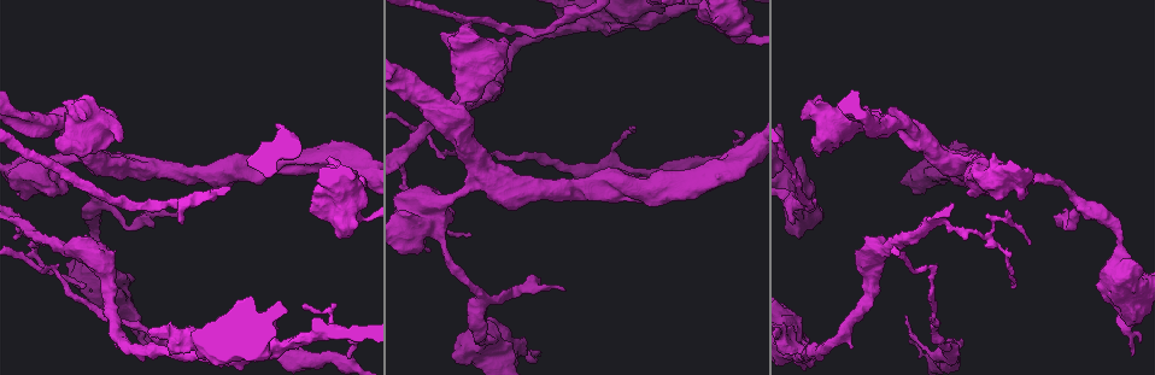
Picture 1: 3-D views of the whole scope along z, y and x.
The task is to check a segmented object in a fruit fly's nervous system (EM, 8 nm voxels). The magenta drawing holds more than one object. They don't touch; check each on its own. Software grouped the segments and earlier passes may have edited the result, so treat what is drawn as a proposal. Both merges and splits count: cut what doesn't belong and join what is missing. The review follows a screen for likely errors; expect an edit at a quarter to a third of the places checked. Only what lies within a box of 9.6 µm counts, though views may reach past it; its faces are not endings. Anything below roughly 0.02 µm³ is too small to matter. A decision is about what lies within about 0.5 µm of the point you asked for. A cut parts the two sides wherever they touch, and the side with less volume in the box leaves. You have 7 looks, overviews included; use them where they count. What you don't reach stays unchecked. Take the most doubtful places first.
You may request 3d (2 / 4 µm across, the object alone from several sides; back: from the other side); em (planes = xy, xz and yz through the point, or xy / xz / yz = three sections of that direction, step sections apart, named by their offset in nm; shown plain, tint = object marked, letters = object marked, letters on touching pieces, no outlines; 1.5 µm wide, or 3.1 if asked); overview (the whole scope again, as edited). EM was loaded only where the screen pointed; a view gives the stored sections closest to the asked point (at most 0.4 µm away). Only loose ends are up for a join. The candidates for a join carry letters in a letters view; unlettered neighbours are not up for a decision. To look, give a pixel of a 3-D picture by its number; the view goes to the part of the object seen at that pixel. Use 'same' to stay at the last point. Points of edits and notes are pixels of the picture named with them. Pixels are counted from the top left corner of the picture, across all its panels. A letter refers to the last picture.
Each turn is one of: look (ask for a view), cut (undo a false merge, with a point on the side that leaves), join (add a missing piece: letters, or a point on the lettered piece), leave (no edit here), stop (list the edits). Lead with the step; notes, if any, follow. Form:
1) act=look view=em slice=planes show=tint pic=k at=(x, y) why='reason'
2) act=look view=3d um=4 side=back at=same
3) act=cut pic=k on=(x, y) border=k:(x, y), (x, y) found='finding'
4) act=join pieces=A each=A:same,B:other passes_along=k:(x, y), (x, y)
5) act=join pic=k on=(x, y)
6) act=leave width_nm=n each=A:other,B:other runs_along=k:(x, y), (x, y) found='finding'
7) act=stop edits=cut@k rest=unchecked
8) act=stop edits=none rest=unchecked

act=look view=em slice=xz step=4 show=tint pic=1 at=(894, 114) why='sharp bend'

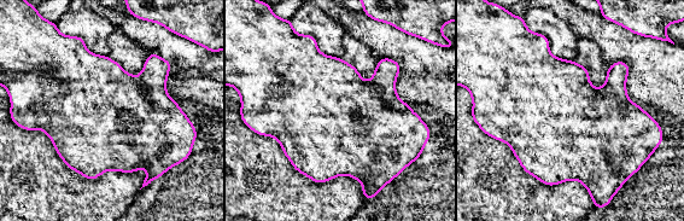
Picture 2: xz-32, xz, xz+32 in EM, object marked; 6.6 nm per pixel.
act=look view=em slice=planes show=letters at=same why='cut it another way'

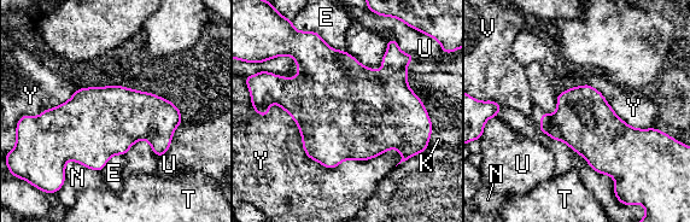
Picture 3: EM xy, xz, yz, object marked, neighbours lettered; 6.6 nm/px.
act=leave each=E:other,K:other,N:other,T:other,U:other,V:other,Y:other border=3:(268, 105), (328, 168), (382, 153) found='continuous, no second neuron'

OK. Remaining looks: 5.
act=look view=3d um=4 side=back pic=1 at=(1074, 195) why='three arms meet'

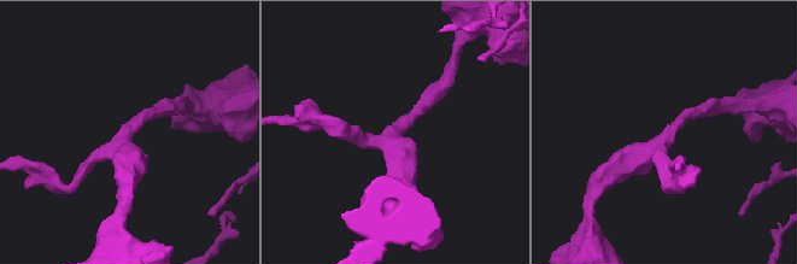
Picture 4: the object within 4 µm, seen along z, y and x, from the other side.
act=look view=em slice=xy step=4 show=tint pic=4 at=(664, 134) arms=3 arm_widths_nm=200,200,400 why='now the EM'

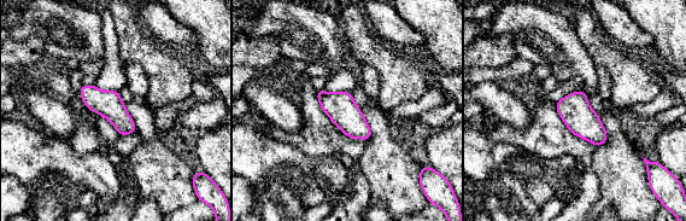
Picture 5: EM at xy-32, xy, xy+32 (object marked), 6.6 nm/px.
act=look view=em slice=planes show=letters at=same

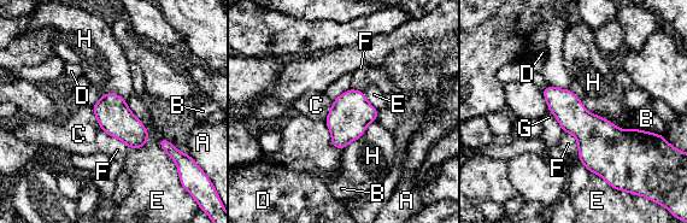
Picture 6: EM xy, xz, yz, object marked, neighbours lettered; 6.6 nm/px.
act=leave each=A:other,B:other,C:other,D:other,E:other,F:other,G:other,H:other found='all the same neuron'

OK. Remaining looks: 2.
act=look view=em slice=xz step=8 show=tint pic=1 at=(430, 251) why='branch stops here'

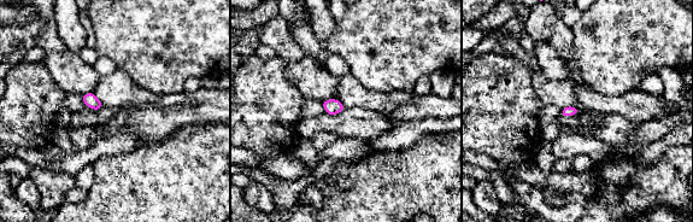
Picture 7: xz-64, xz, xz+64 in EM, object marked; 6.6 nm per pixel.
act=look view=em slice=planes show=letters at=same

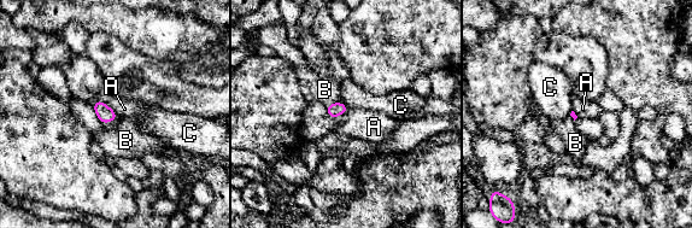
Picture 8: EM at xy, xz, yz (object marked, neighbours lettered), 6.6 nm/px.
act=leave each=A:other,B:other,C:other border=8:(98, 98), (118, 117) found='none of them fits'

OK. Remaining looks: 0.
act=stop edits=none rest=unchecked

